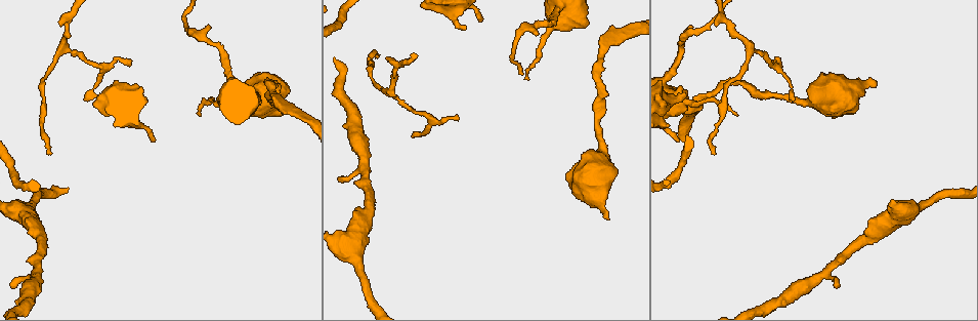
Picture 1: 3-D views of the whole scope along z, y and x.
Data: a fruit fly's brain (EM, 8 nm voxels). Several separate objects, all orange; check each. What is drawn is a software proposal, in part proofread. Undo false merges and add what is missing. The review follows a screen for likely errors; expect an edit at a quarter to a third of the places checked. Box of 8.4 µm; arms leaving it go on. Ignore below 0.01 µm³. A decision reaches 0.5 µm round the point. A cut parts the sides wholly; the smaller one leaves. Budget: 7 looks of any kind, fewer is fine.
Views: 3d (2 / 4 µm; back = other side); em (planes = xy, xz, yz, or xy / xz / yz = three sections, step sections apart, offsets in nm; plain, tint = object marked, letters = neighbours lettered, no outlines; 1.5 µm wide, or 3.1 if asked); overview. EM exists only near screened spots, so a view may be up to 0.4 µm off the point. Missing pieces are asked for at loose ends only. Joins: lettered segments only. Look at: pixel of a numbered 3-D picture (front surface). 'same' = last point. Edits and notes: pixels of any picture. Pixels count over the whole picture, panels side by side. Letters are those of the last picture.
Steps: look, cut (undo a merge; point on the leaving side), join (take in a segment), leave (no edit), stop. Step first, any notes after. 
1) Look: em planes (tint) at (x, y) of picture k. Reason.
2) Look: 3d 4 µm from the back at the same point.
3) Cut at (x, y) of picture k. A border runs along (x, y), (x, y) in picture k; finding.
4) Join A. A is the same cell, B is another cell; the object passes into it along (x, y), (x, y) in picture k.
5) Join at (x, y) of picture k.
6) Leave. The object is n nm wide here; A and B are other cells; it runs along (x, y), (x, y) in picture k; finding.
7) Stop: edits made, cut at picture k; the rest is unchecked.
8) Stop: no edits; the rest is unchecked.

Look: 3d 4 µm at (809, 100) of picture 1.

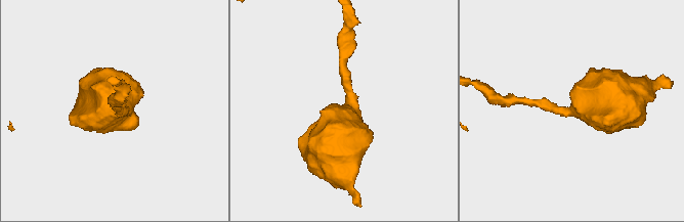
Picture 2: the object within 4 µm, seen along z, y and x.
Look: em xz step 8 (tint) at (353, 108) of picture 2. Now the EM.

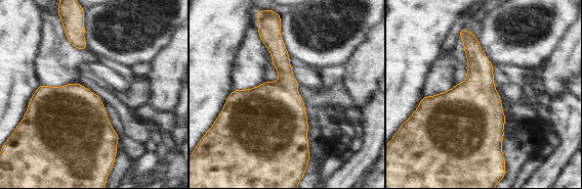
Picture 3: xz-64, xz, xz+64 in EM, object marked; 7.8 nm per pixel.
Look: em planes (letters) at the same point. Another direction.

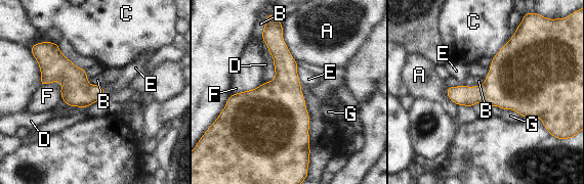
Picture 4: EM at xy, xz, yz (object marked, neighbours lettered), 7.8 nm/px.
Leave. A, B, C, D, E, F and G are other cells; a border runs along (86, 80), (102, 87) in picture 4; one neuron here.

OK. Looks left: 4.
Look: em yz step 8 (letters) at (596, 75) of picture 1. Sharp bend.

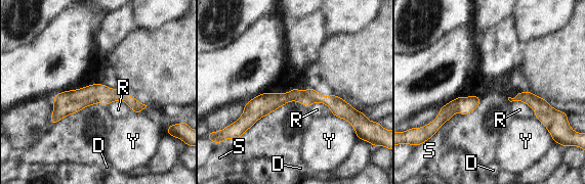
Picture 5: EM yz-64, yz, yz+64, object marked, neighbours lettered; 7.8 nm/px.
Leave. D, R, S and Y are other cells; continuous, no second neuron.

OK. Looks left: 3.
Look: em planes (tint) at (411, 135) of picture 1. An open end.

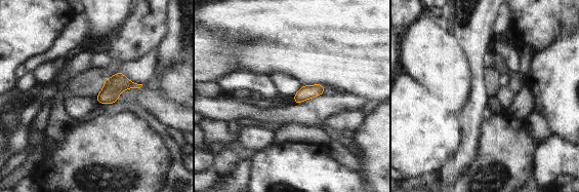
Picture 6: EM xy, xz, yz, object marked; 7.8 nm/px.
Look: em planes (letters) at the same point.

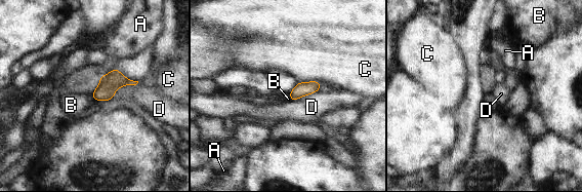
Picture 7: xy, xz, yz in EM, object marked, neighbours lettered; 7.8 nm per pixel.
Leave. A, B, C and D are other cells; a border runs along (91, 97), (94, 100) in picture 7; no lettered segment goes on from it.

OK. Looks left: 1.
Stop: no edits; the rest is unchecked.

